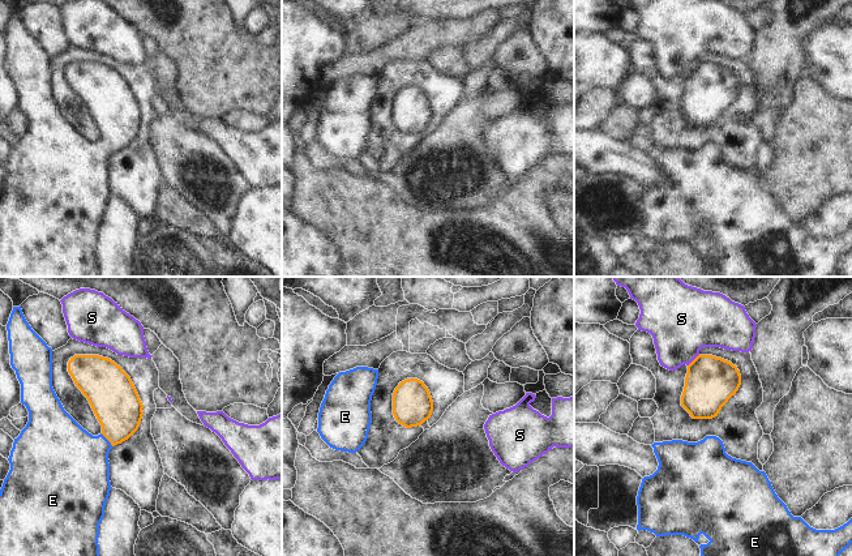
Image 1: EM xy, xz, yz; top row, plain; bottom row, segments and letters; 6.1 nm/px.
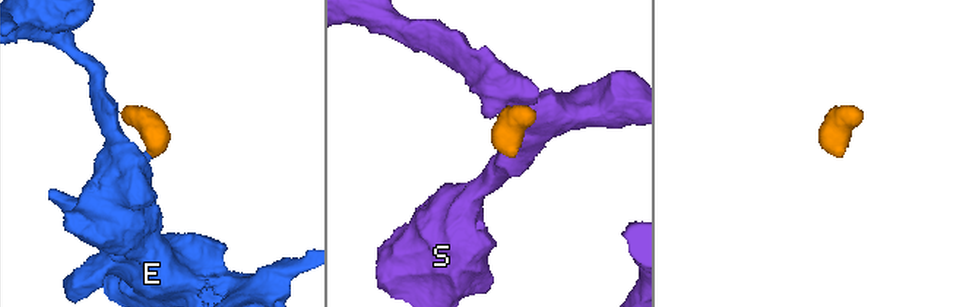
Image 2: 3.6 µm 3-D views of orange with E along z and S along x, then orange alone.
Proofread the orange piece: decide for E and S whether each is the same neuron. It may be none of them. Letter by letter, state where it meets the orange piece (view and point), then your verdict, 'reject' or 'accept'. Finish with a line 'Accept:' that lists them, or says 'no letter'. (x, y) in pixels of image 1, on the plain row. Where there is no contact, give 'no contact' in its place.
E: xy (107, 146) | accept
S: yz (693, 68) | reject
Accept: E

